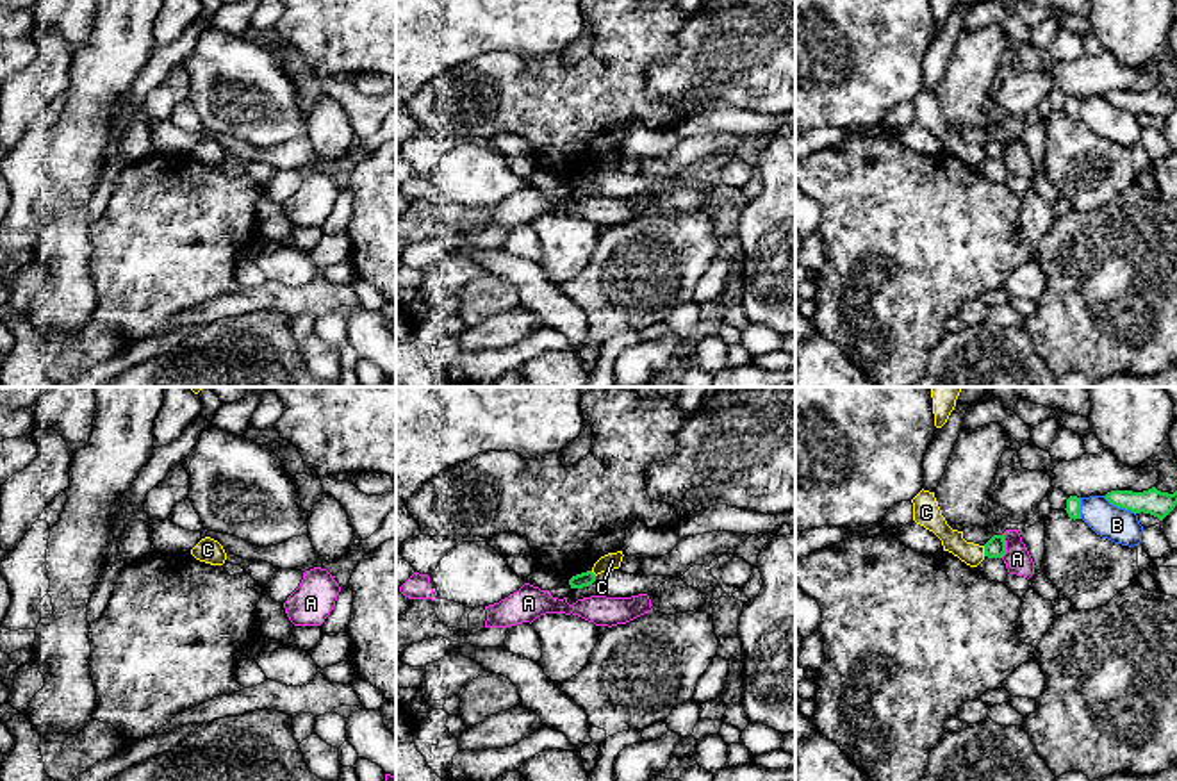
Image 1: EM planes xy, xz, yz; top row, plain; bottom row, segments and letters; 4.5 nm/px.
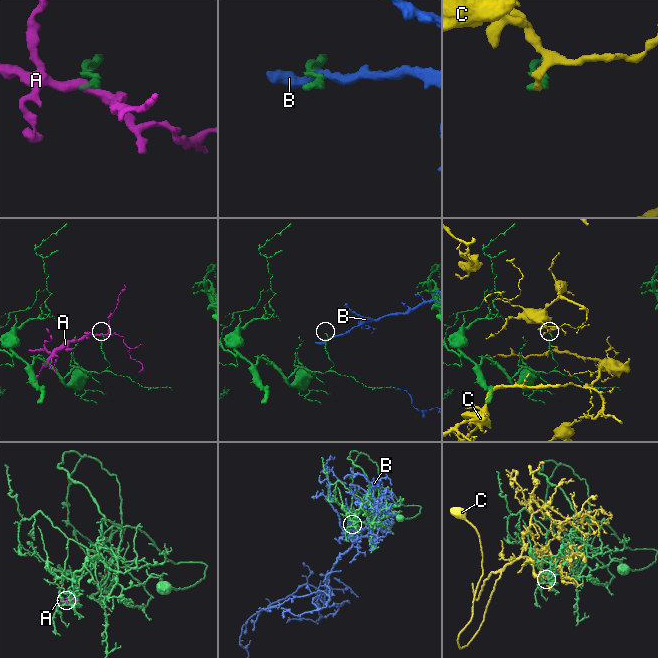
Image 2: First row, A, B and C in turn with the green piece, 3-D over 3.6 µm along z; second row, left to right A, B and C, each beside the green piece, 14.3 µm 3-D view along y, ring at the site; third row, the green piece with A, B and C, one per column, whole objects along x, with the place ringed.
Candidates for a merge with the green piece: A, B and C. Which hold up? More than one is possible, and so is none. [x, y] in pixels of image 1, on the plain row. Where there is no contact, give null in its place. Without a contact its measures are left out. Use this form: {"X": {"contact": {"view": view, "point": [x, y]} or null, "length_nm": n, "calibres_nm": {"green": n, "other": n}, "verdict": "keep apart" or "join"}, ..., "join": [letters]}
{"A": {"contact": {"view": "yz", "point": [1004, 147]}, "length_nm": 110, "calibres_nm": {"green": 90, "other": 120}, "verdict": "keep apart"}, "B": {"contact": {"view": "yz", "point": [1120, 107]}, "length_nm": 170, "calibres_nm": {"green": 120, "other": 160}, "verdict": "keep apart"}, "C": {"contact": {"view": "yz", "point": [985, 152]}, "length_nm": 50, "calibres_nm": {"green": 90, "other": 100}, "verdict": "keep apart"}, "join": []}

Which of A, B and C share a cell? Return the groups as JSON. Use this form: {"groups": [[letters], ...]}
{"groups": [["A"], ["B"], ["C"]]}

